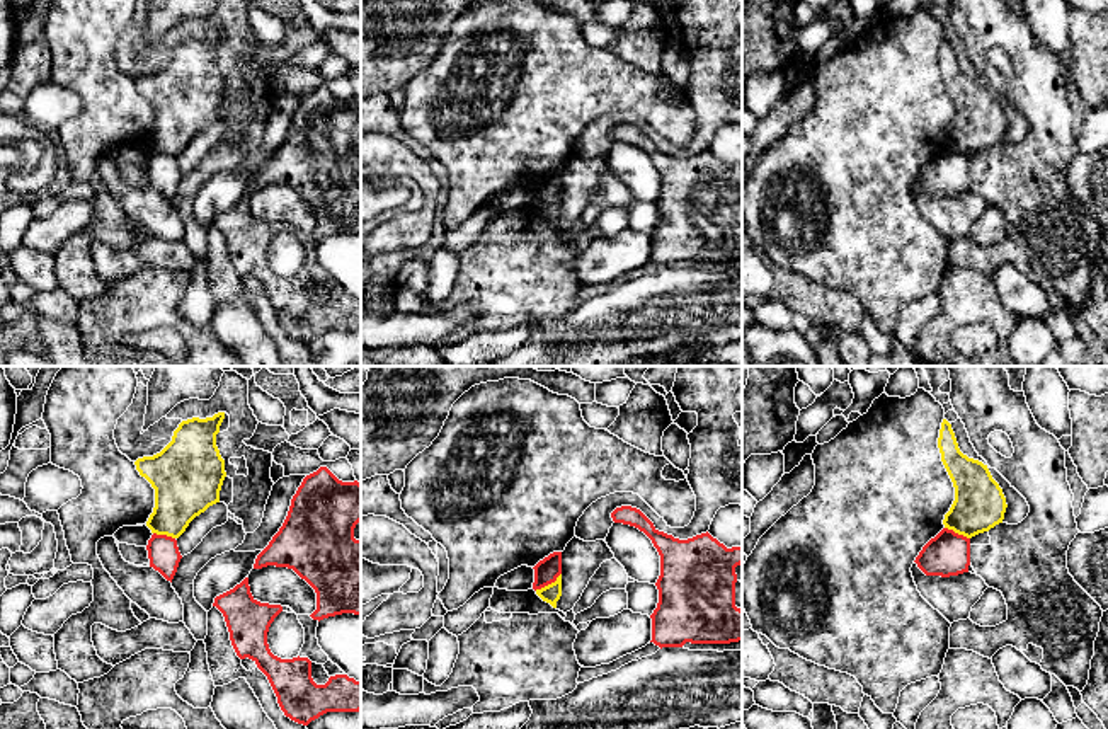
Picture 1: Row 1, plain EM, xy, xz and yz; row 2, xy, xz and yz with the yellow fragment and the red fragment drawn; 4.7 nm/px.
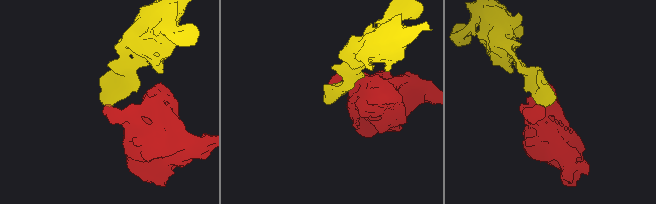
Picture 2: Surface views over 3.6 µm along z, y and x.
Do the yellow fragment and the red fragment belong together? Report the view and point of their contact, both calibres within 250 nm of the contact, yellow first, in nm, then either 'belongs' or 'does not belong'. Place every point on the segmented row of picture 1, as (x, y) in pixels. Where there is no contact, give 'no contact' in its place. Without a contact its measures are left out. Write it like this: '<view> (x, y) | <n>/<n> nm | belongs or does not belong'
xz (548, 585) | 90/120 nm | does not belong

